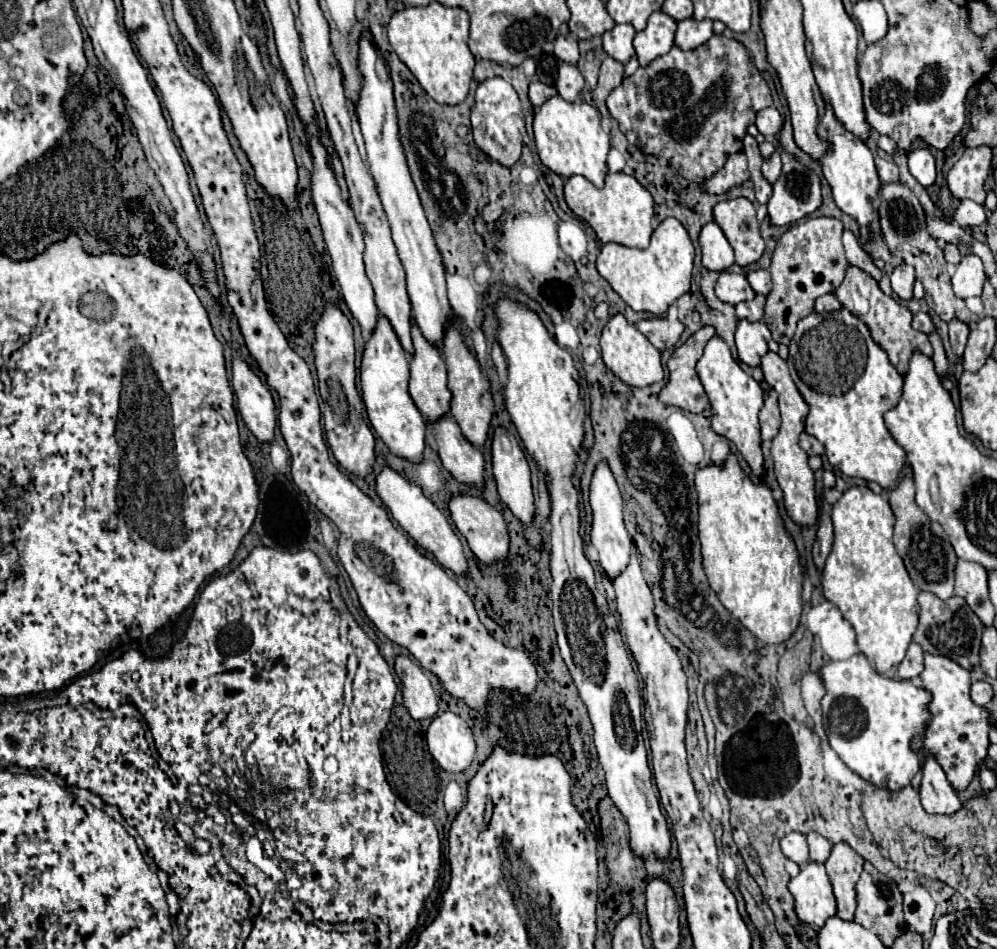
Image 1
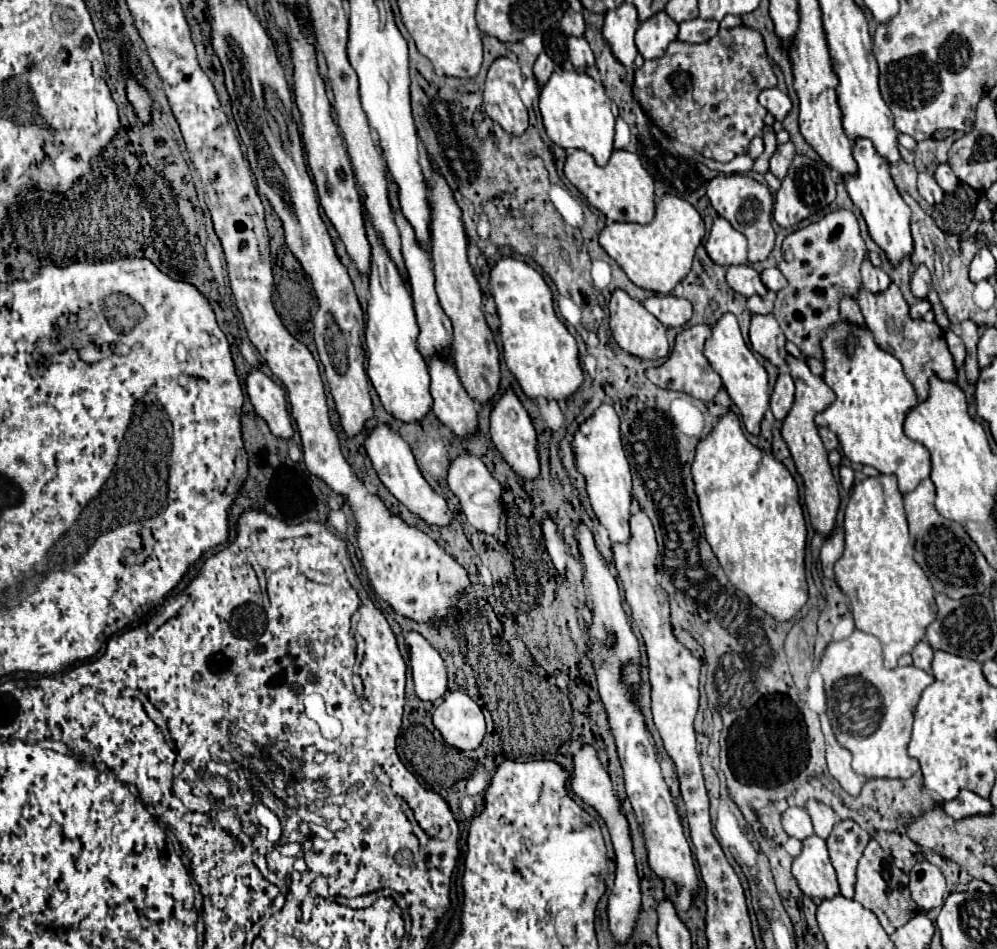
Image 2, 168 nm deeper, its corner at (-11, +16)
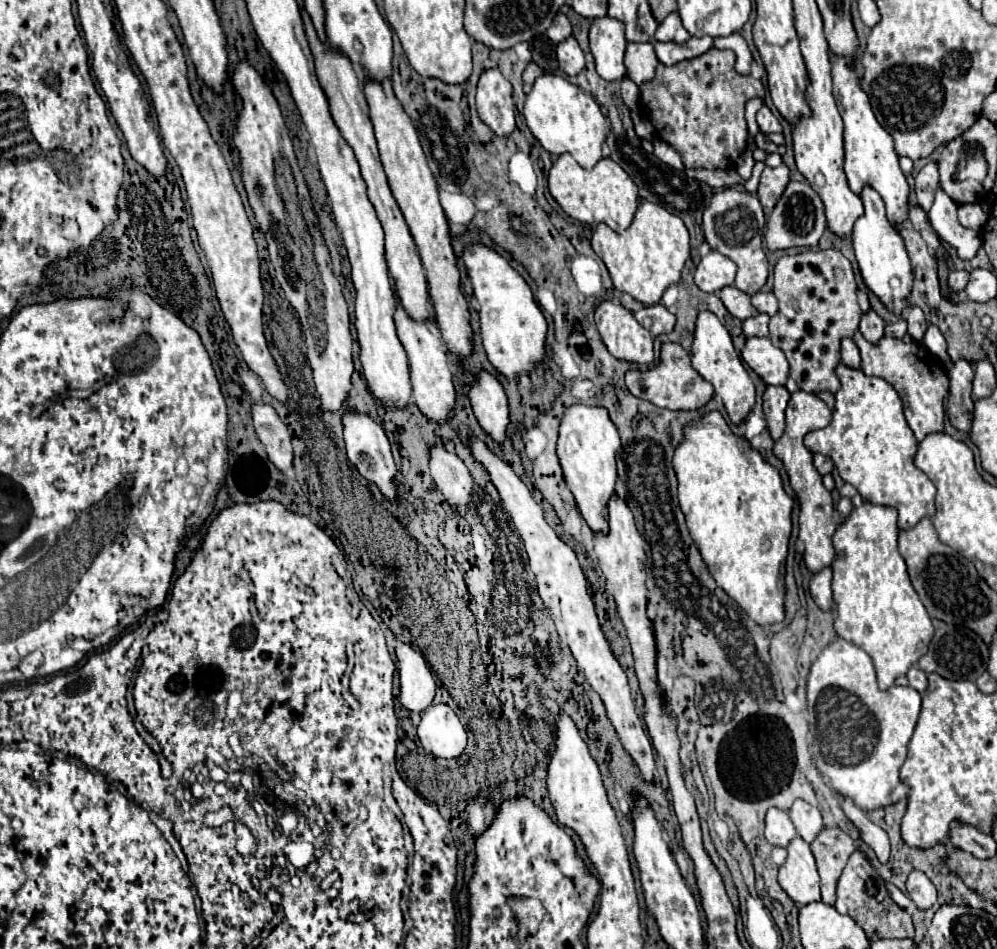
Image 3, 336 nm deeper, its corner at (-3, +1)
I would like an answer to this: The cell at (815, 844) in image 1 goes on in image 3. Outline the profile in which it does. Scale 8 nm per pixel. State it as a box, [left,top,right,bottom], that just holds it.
[790,799,824,841]

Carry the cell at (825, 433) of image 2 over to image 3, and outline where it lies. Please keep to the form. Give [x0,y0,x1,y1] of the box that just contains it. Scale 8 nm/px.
[812,453,834,475]

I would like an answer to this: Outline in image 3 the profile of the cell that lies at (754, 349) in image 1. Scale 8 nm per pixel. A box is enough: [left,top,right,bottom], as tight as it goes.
[742,337,788,385]

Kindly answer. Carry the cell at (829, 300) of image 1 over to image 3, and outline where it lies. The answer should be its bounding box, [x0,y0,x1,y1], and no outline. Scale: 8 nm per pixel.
[842,339,860,369]

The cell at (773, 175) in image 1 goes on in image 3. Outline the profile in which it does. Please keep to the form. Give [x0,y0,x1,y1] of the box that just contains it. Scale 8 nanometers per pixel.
[758,165,790,209]

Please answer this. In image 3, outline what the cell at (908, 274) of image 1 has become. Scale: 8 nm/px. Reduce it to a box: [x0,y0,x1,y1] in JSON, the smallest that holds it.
[906,307,928,343]

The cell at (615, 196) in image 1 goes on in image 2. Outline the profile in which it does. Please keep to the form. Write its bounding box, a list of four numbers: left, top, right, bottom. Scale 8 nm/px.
[564,150,656,224]

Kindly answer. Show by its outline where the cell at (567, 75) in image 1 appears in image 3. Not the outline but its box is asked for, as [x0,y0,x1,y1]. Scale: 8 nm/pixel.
[556,37,584,77]

